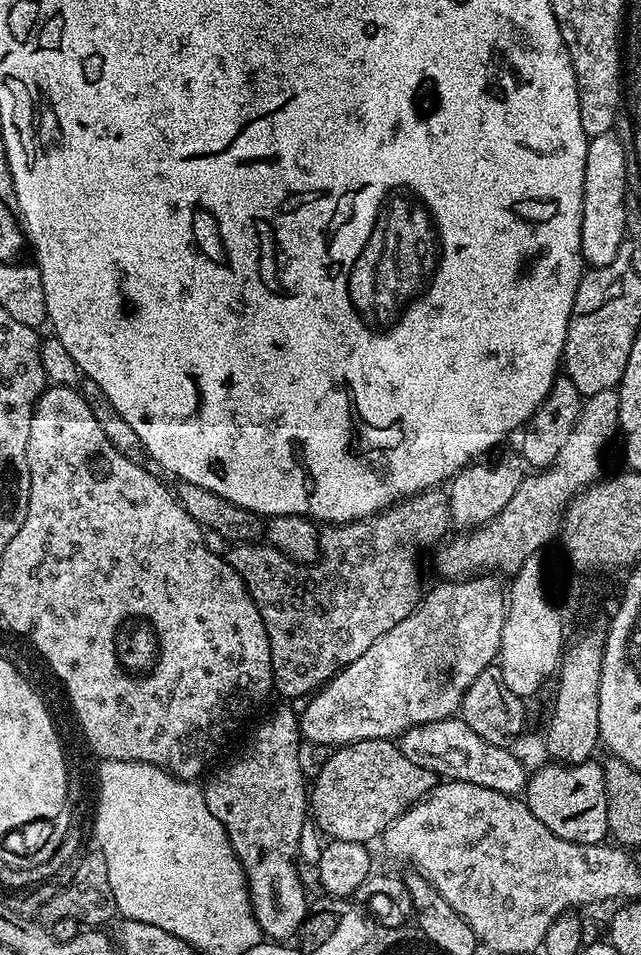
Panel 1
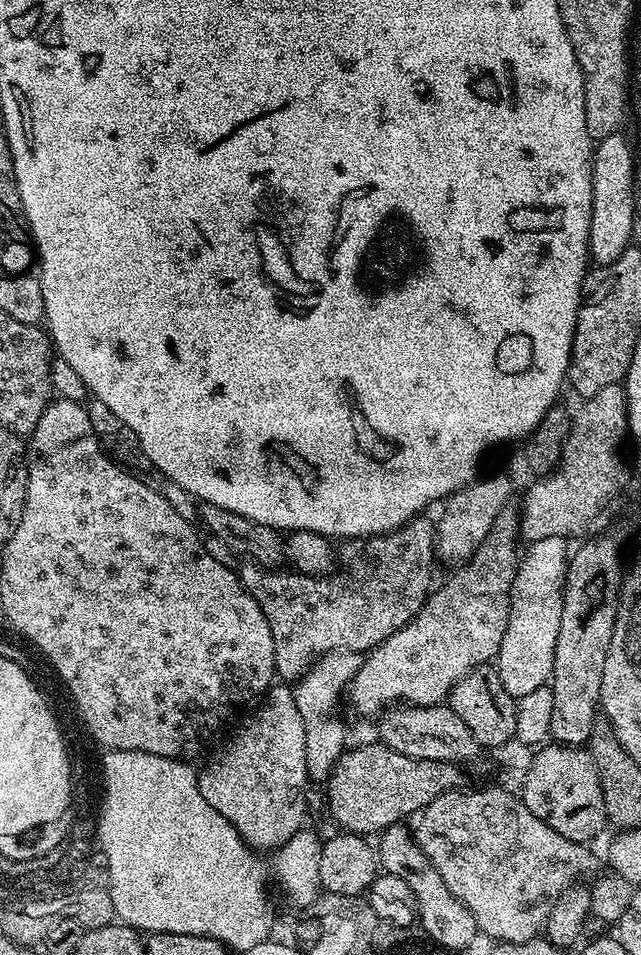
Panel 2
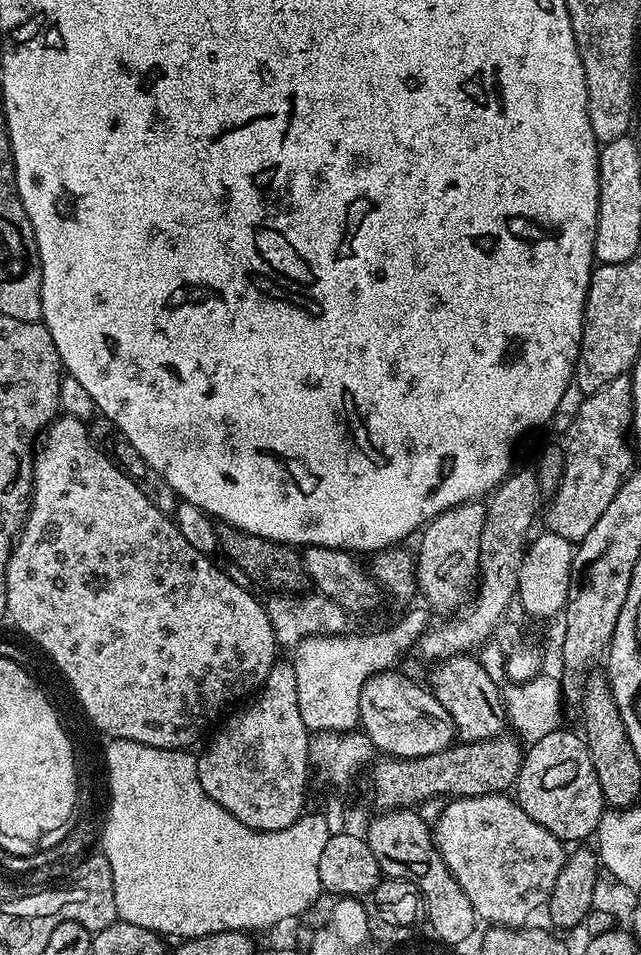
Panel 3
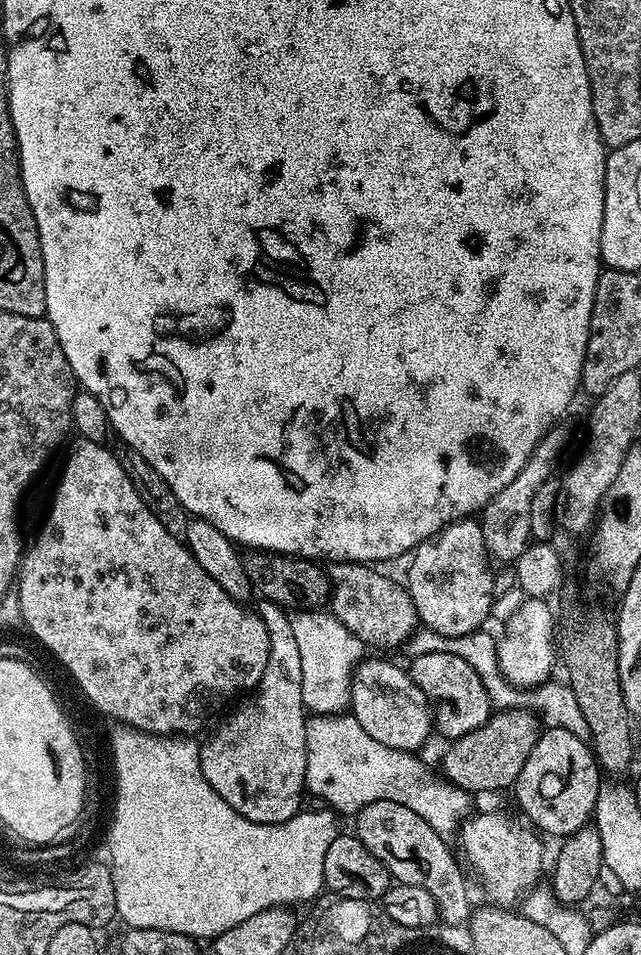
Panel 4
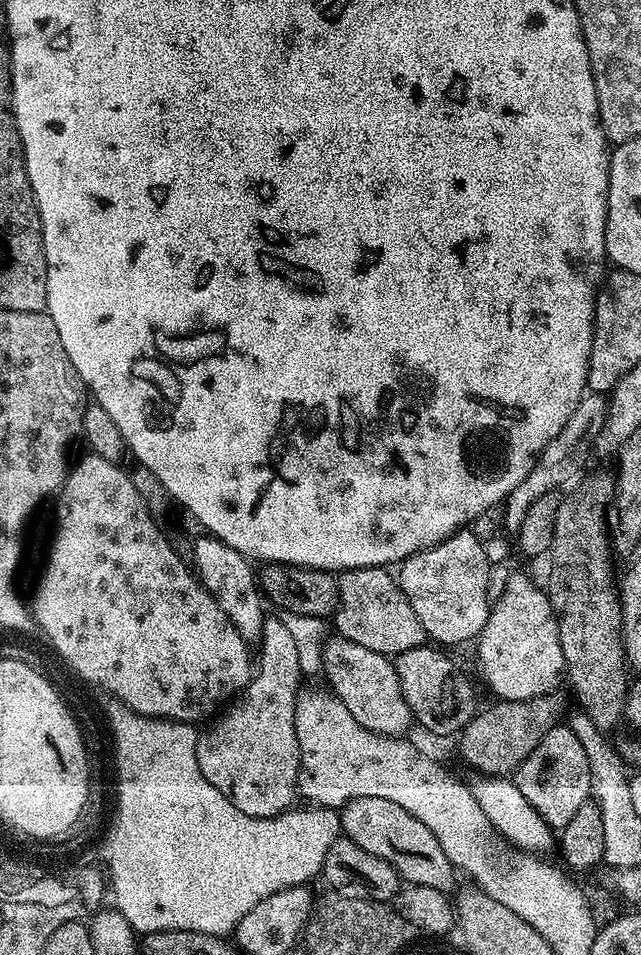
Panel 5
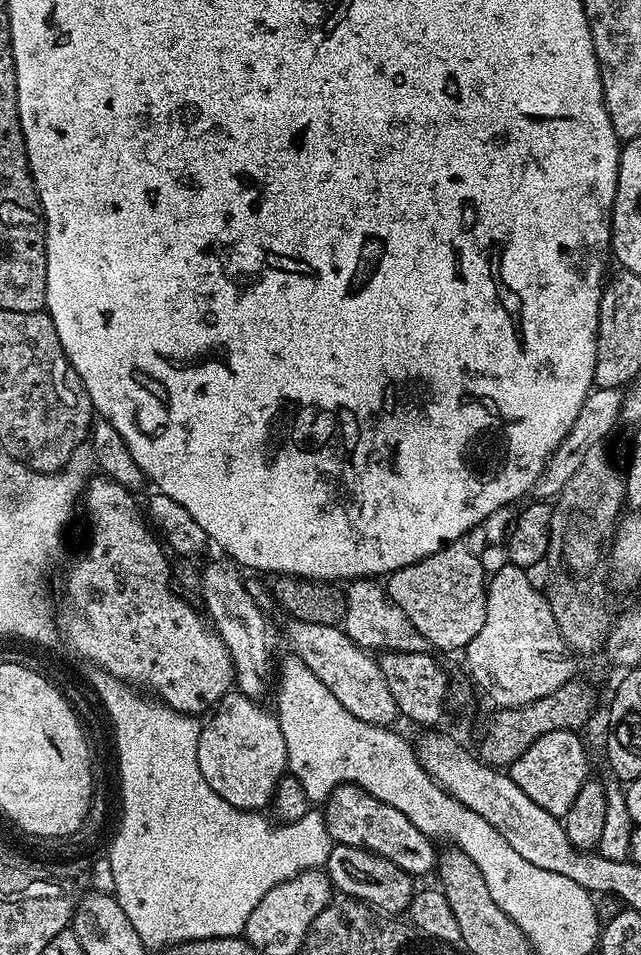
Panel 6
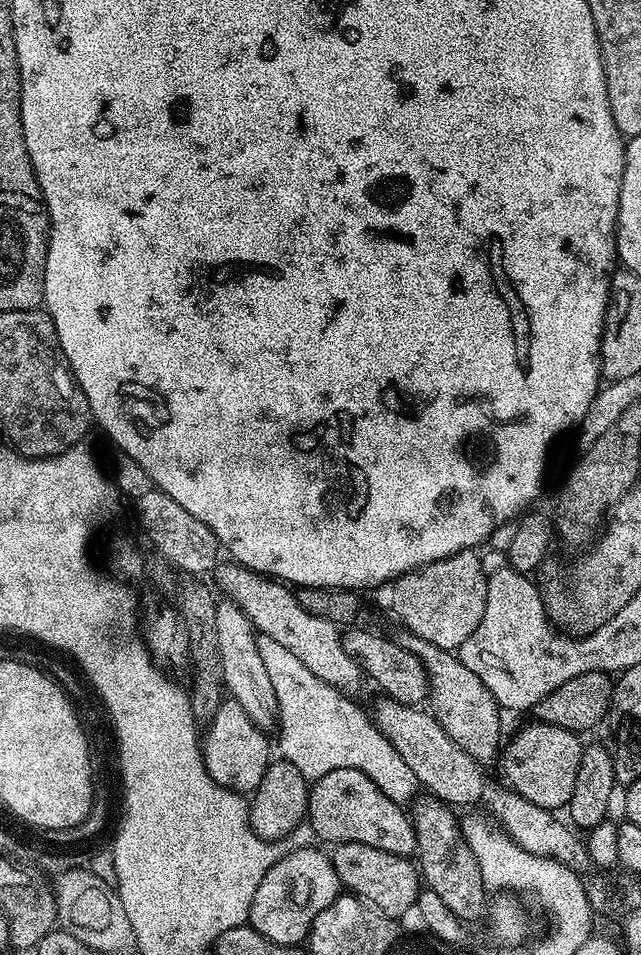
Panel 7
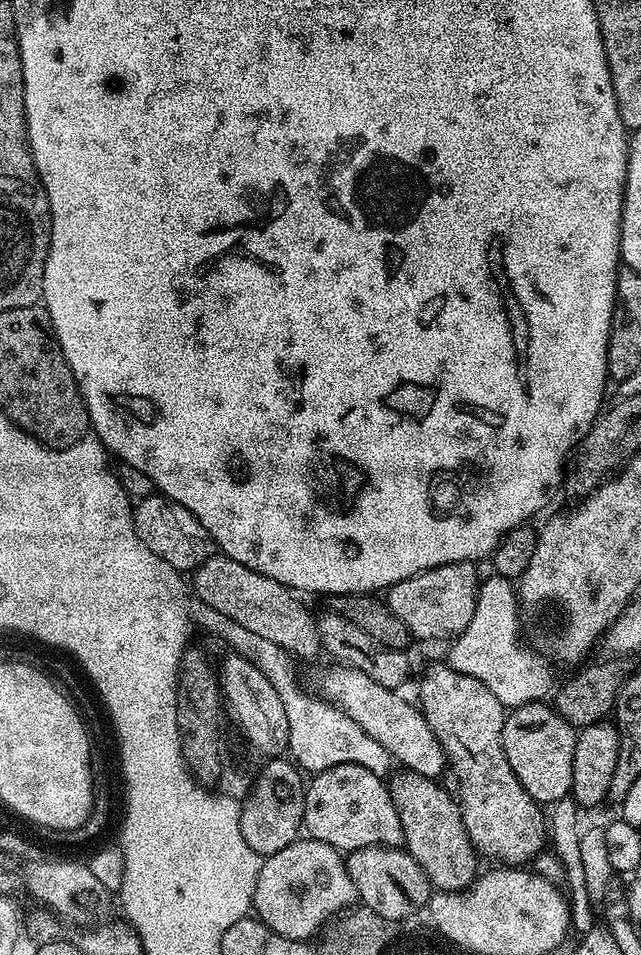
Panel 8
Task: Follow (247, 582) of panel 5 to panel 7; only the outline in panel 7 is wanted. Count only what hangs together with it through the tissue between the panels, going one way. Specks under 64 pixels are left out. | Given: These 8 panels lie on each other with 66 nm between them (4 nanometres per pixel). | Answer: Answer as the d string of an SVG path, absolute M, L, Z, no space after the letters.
M227 598L218 602L216 610L216 627L218 629L218 648L222 662L223 685L231 699L236 700L250 720L259 728L270 730L279 719L278 700L274 684L259 657L257 633L252 620L242 609Z

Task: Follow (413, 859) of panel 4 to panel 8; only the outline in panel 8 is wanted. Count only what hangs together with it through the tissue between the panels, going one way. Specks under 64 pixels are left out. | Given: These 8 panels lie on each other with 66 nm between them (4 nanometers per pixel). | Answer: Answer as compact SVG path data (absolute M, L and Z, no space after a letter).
M339 764L324 772L315 773L307 781L303 831L311 839L326 842L341 854L370 846L399 848L404 842L402 822L398 822L398 810L394 810L394 802L385 777L366 770L366 766L357 764Z

